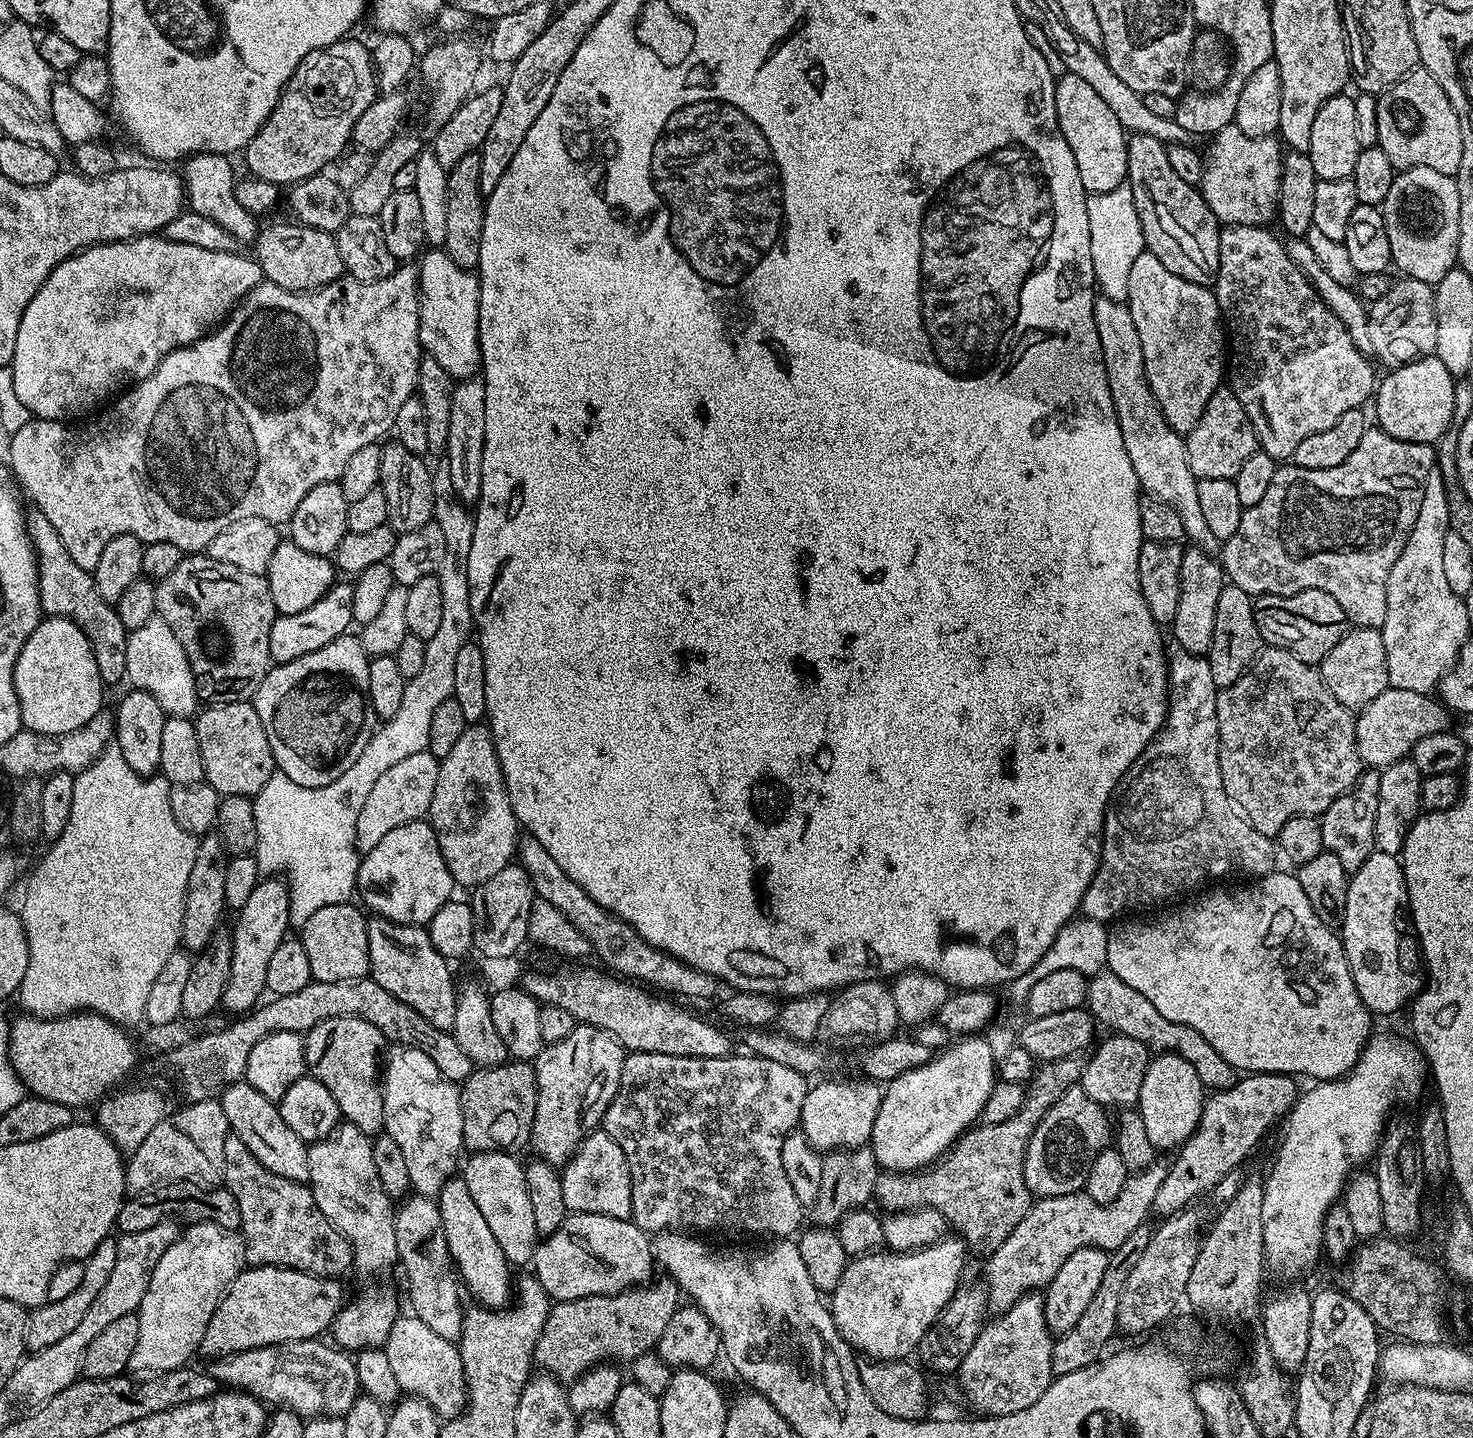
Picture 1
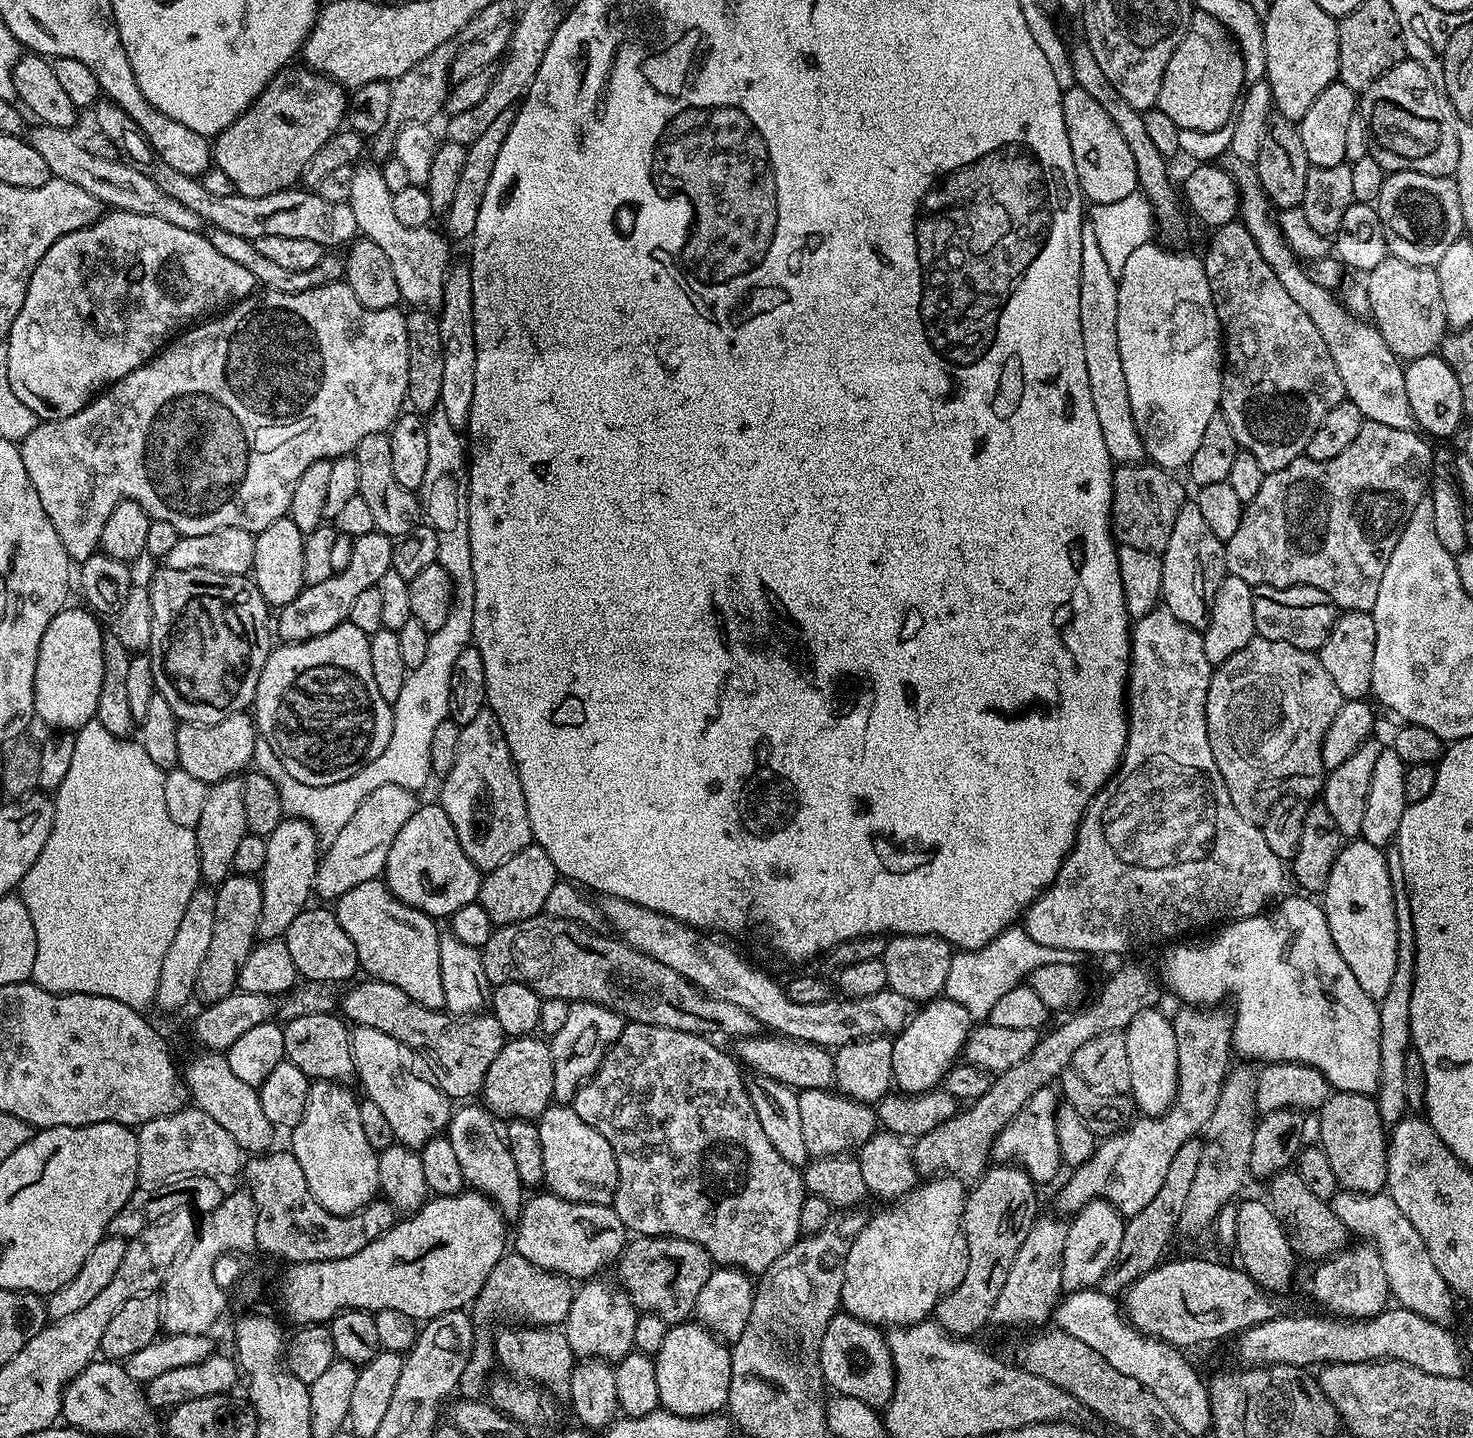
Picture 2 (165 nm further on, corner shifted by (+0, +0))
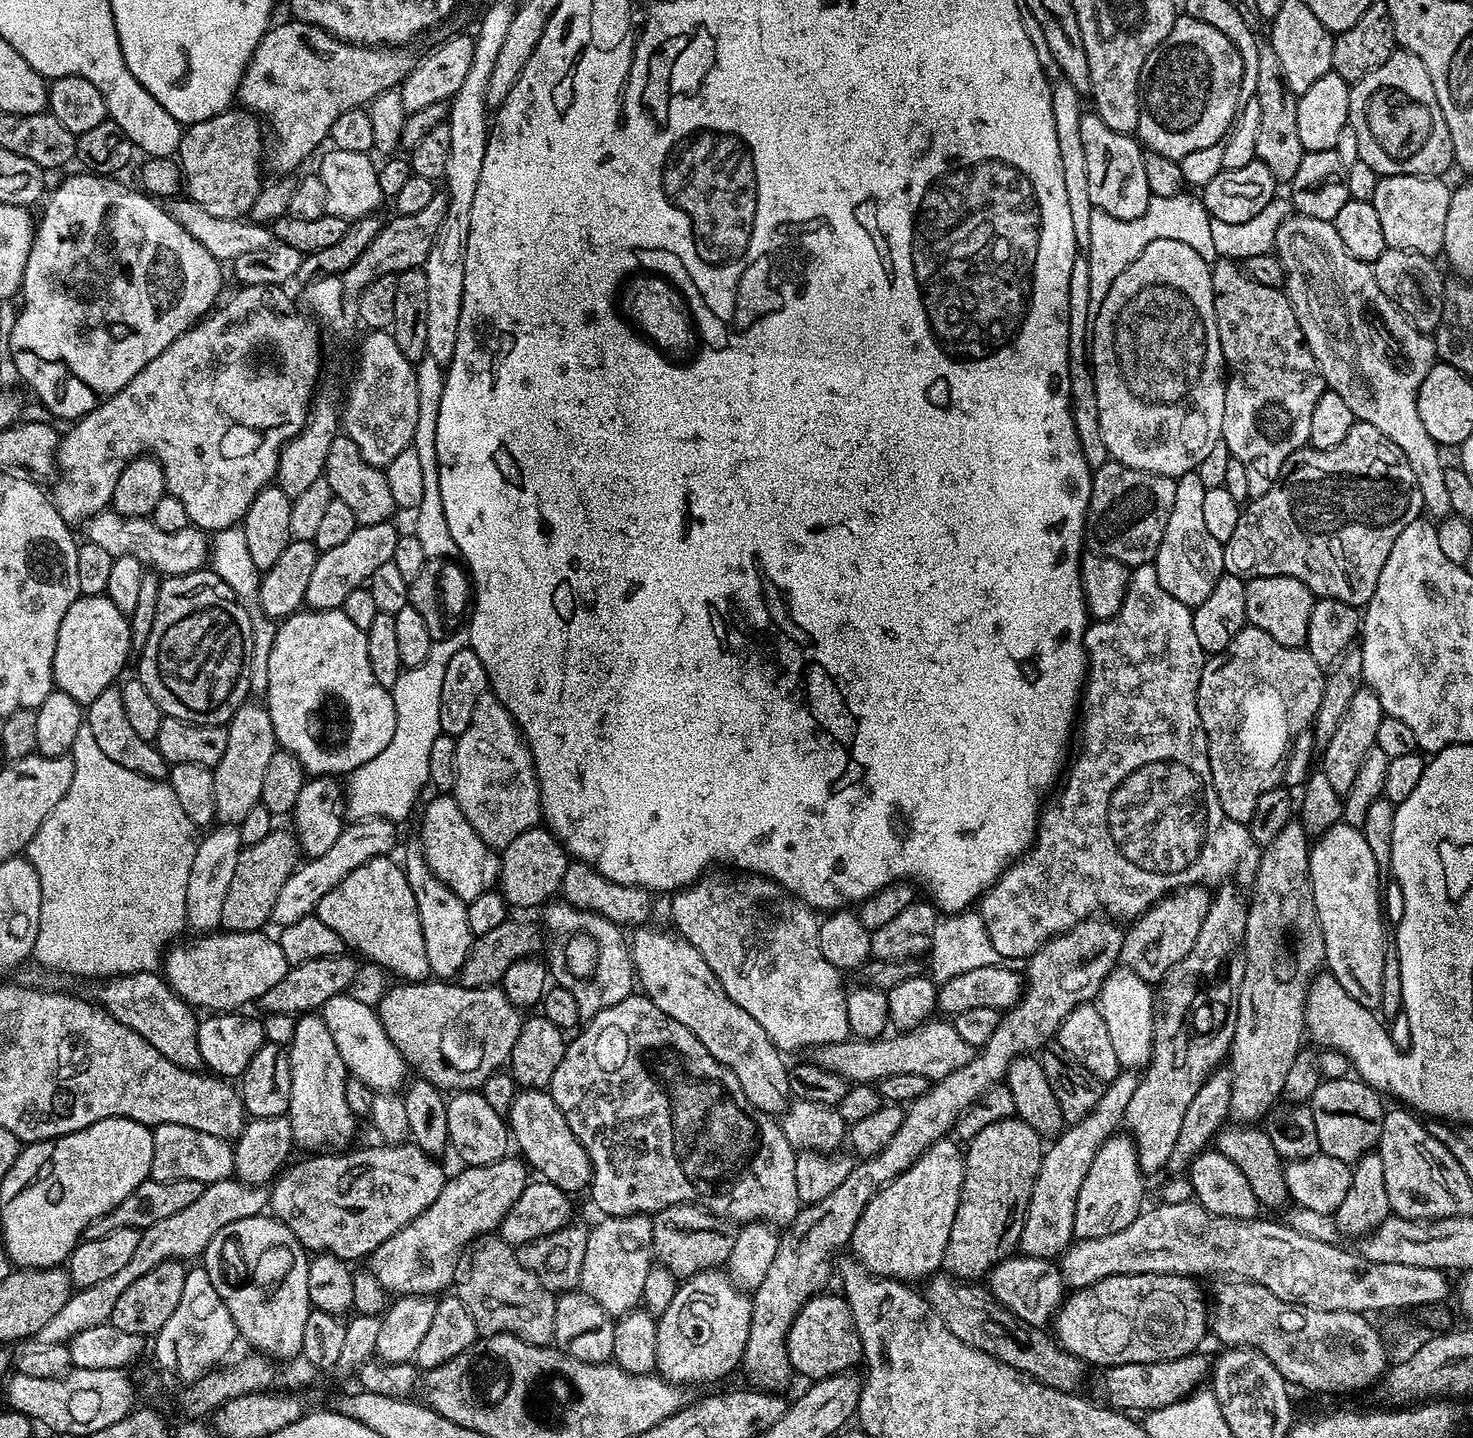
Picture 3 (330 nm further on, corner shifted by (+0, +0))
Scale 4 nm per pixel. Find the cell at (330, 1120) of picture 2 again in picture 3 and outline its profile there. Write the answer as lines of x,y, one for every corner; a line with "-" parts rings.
304,1014
296,1020
292,1042
287,1049
290,1062
290,1106
288,1121
292,1138
297,1145
308,1150
324,1150
327,1144
344,1144
356,1132
357,1117
346,1106
348,1067
334,1046
334,1038
326,1026
323,1015

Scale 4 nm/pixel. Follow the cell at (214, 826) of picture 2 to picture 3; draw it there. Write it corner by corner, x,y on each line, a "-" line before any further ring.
246,702
238,711
232,715
226,727
228,729
228,741
226,742
226,751
222,758
217,762
216,767
212,769
214,774
214,810
216,811
216,820
224,826
239,826
242,818
246,818
249,810
254,810
254,806
260,803
262,794
262,778
266,775
266,766
270,758
278,750
276,735
274,734
274,722
270,722
270,714
263,703
252,704

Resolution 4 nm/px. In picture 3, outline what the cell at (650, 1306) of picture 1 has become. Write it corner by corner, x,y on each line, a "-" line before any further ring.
675,1204
655,1213
651,1219
652,1250
659,1267
669,1268
678,1278
687,1278
695,1272
716,1270
727,1265
738,1231
733,1221
723,1220
708,1209
701,1208
699,1204

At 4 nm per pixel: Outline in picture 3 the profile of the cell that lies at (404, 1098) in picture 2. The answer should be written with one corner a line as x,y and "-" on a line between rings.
345,994
330,998
330,1002
324,1004
322,1015
334,1038
334,1046
338,1046
338,1054
342,1054
342,1062
351,1075
366,1082
366,1086
370,1086
376,1094
396,1094
405,1087
404,1075
409,1075
410,1069
404,1063
404,1055
394,1046
394,1042
390,1042
375,1007
356,1002
349,994

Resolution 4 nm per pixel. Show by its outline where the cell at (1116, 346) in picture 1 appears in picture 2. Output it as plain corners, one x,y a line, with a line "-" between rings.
1090,222
1082,225
1082,270
1080,271
1080,297
1078,298
1078,318
1082,322
1082,350
1086,354
1086,374
1090,378
1090,398
1094,398
1094,411
1098,413
1098,426
1102,429
1102,438
1106,442
1106,450
1110,458
1117,465
1139,464
1145,459
1146,453
1144,443
1136,429
1134,414
1130,410
1130,396
1126,394
1126,376
1122,374
1122,360
1118,354
1118,334
1116,333
1116,323
1118,322
1118,277
1112,273
1110,266
1106,266
1106,261
1102,255
1102,249
1098,246
1098,238
1094,235
1094,226

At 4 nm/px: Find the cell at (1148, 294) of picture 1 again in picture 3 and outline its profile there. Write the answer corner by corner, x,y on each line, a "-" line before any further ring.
1158,238
1158,242
1150,242
1150,246
1146,246
1146,250
1142,250
1142,254
1138,254
1138,258
1134,258
1134,262
1130,262
1130,266
1126,266
1126,270
1122,270
1122,274
1118,274
1118,278
1114,278
1114,286
1110,286
1110,294
1106,294
1106,302
1102,302
1098,314
1091,323
1092,350
1090,349
1090,365
1093,374
1094,390
1097,391
1098,426
1100,427
1101,440
1105,443
1109,457
1113,460
1117,460
1119,464
1130,466
1134,470
1142,470
1143,472
1149,472
1150,474
1158,474
1159,476
1170,476
1175,478
1184,476
1187,472
1197,471
1202,462
1202,458
1206,458
1206,454
1210,454
1210,450
1214,450
1214,446
1221,443
1222,414
1226,410
1226,394
1224,393
1226,365
1224,363
1224,355
1222,354
1222,342
1218,338
1216,315
1214,314
1214,290
1212,289
1212,269
1209,261
1204,260
1202,254
1198,254
1198,250
1190,250
1190,246
1186,246
1186,242
1178,242
1174,238

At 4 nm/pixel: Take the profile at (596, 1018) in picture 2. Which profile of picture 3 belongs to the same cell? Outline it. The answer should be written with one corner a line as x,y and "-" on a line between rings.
556,898
543,905
544,924
546,929
546,967
551,979
561,984
570,994
574,994
578,1002
578,1014
581,1018
597,1016
602,1010
610,1006
618,1006
618,1002
625,1000
634,992
634,969
629,941
623,936
621,925
610,922
593,912
578,910
572,904
564,903
563,899

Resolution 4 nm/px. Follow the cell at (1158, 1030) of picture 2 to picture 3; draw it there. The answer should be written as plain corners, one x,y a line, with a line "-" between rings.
1117,966
1104,979
1100,988
1098,1007
1106,1022
1106,1031
1118,1057
1121,1069
1140,1070
1152,1056
1152,1039
1154,1038
1154,988
1131,968

